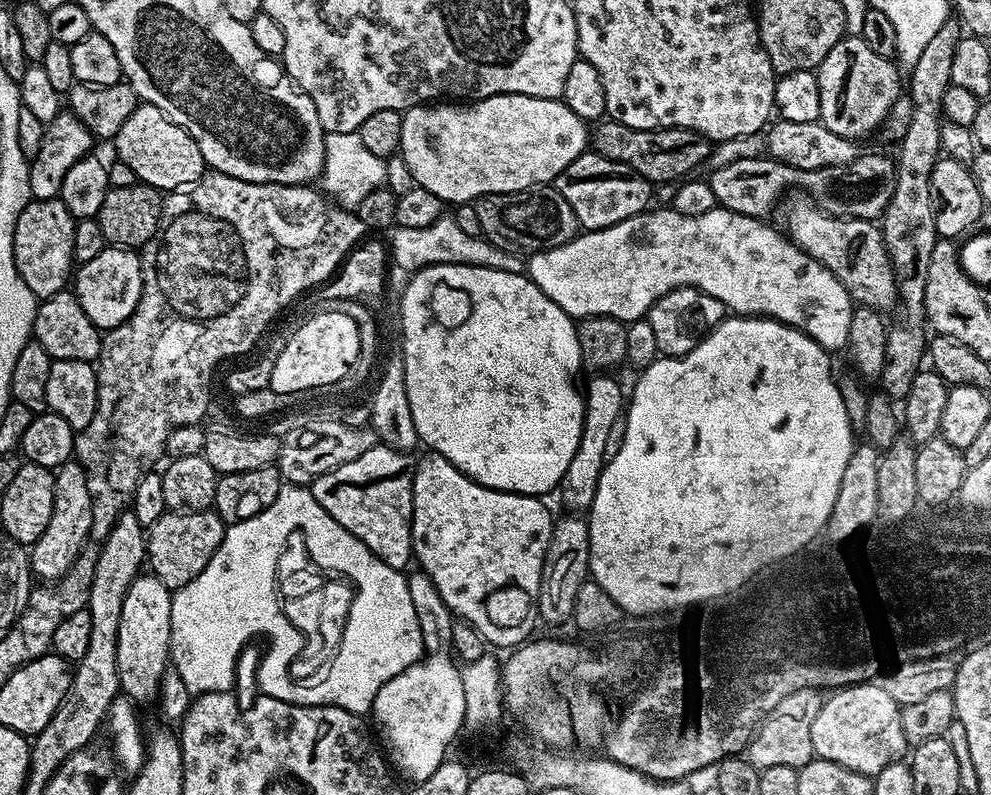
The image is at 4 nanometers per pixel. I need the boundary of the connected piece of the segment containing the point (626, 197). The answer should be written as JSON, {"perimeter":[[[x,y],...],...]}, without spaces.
{"perimeter":[[[585,150],[578,158],[574,158],[574,162],[570,162],[570,166],[556,176],[554,186],[562,198],[570,202],[570,210],[574,210],[584,230],[614,226],[645,211],[654,200],[653,185],[642,178],[642,174],[630,170],[630,166],[622,166],[622,162],[610,162],[610,158],[602,158],[591,150]]]}

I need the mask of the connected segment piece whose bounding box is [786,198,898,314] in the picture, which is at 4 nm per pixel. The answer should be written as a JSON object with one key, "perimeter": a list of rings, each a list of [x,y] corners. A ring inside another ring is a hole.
{"perimeter":[[[800,199],[794,201],[788,208],[788,228],[786,227],[788,239],[793,240],[803,252],[810,254],[810,258],[826,266],[826,270],[830,270],[834,278],[838,278],[838,282],[846,286],[846,290],[857,305],[875,308],[881,314],[887,313],[887,308],[895,309],[898,304],[896,275],[884,245],[884,235],[881,234],[879,227],[871,220],[852,220],[848,216],[832,216],[828,212],[821,212],[811,200]]]}

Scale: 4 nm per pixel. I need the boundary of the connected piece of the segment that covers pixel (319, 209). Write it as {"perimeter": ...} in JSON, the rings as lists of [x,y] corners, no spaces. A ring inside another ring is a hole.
{"perimeter":[[[205,171],[204,177],[198,183],[191,185],[187,190],[172,190],[164,196],[163,219],[166,223],[161,231],[157,232],[150,242],[145,244],[139,253],[140,269],[142,270],[142,294],[134,314],[126,322],[107,329],[100,341],[100,359],[95,361],[96,381],[98,382],[98,406],[90,426],[76,432],[75,459],[80,461],[84,471],[88,474],[90,498],[92,499],[92,534],[91,539],[101,542],[110,534],[116,517],[125,511],[132,503],[132,496],[139,480],[144,473],[153,467],[159,456],[165,455],[166,438],[178,426],[200,424],[203,416],[208,412],[208,386],[212,380],[212,371],[216,364],[227,356],[240,356],[248,352],[256,344],[256,339],[263,334],[268,323],[287,306],[291,300],[296,300],[307,288],[323,285],[332,280],[334,273],[340,268],[350,250],[361,243],[366,229],[362,221],[356,217],[355,211],[340,207],[333,202],[323,191],[315,187],[302,184],[259,184],[246,182],[242,178],[230,178],[230,174]],[[196,322],[204,322],[208,328],[196,326]]]}

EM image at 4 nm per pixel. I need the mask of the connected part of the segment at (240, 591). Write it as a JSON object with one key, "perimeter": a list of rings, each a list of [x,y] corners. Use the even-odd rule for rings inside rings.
{"perimeter":[[[285,483],[278,490],[278,498],[274,498],[262,514],[254,514],[254,518],[246,518],[246,522],[225,527],[222,542],[218,550],[214,550],[214,558],[206,562],[206,570],[172,592],[170,664],[177,668],[186,686],[196,680],[192,672],[204,672],[204,676],[200,676],[204,684],[192,684],[191,693],[195,688],[220,692],[220,680],[224,680],[230,689],[233,687],[236,657],[248,644],[244,628],[256,628],[256,612],[264,612],[264,616],[268,616],[268,620],[264,620],[268,628],[256,628],[256,635],[268,640],[272,649],[260,661],[258,685],[261,693],[269,696],[288,694],[286,702],[291,704],[292,694],[296,694],[296,700],[308,700],[311,704],[329,704],[357,714],[371,713],[376,691],[404,670],[403,665],[396,665],[396,660],[412,662],[412,632],[402,624],[402,618],[414,614],[414,608],[404,608],[404,591],[408,588],[405,573],[386,566],[386,562],[358,542],[346,526],[340,526],[340,544],[332,544],[332,536],[326,532],[337,526],[338,522],[318,506],[318,498],[314,498],[311,487]],[[296,524],[301,524],[304,532],[308,532],[312,553],[324,556],[324,560],[319,560],[320,564],[341,568],[360,580],[362,599],[360,608],[352,614],[352,624],[348,624],[348,637],[340,646],[340,656],[335,656],[330,666],[307,682],[284,680],[284,668],[290,670],[288,656],[308,658],[308,652],[317,648],[317,641],[296,634],[290,627],[290,620],[284,616],[282,604],[276,608],[276,612],[280,612],[280,628],[272,628],[272,616],[276,616],[276,612],[272,612],[272,564],[276,564],[276,552],[280,552],[280,544],[284,544],[284,536],[288,536]],[[346,550],[348,554],[342,556],[340,552]],[[326,552],[332,552],[332,558]],[[196,664],[200,664],[200,668],[196,668]]]}

